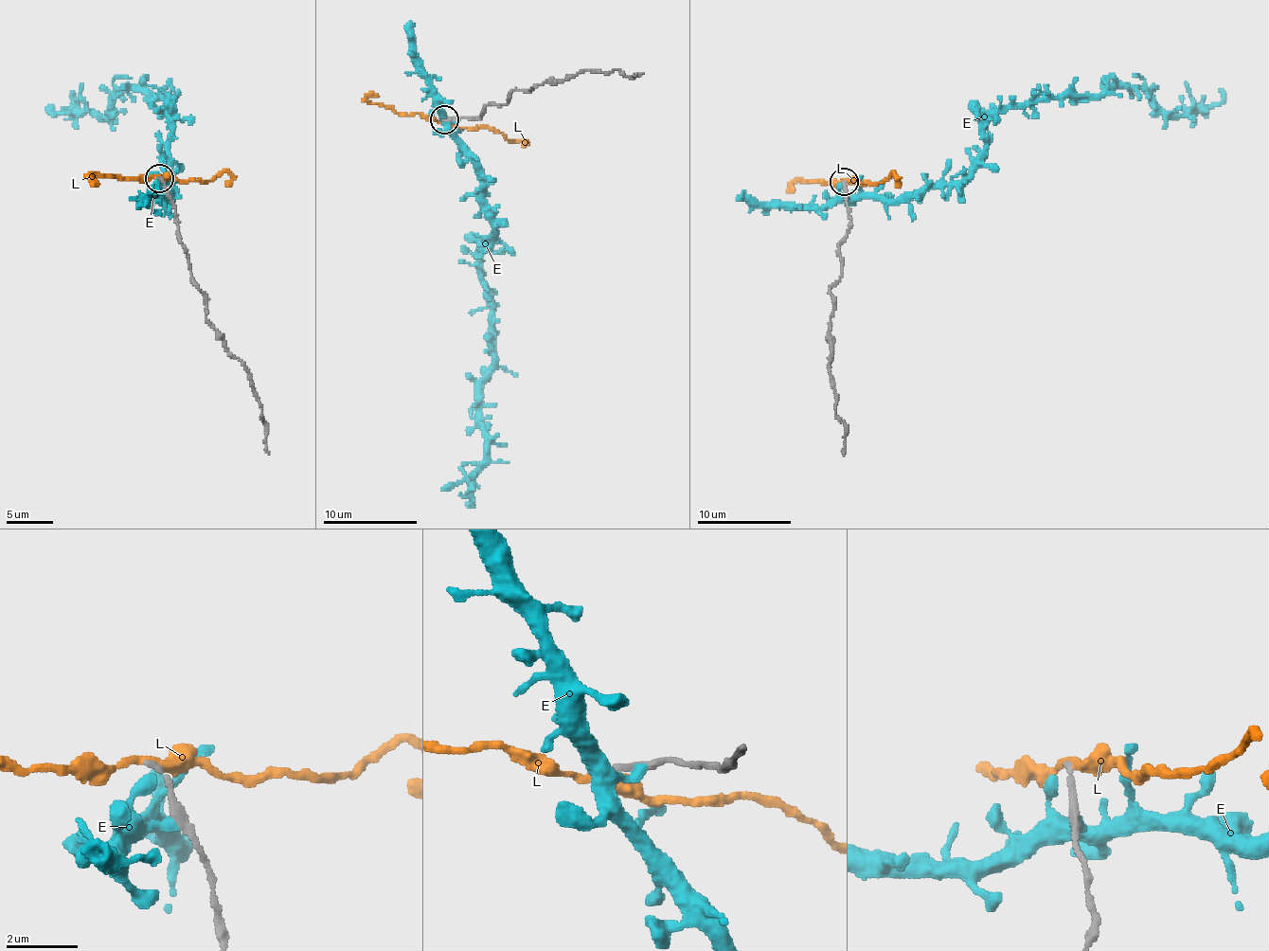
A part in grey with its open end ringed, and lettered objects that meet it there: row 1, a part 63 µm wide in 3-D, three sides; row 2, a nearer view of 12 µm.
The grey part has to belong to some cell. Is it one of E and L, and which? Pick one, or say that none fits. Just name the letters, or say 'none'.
none

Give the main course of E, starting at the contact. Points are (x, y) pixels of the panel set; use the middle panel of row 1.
E: (456, 119), (449, 134), (473, 165), (493, 226), (478, 258), (491, 308), (486, 464), (466, 502)

